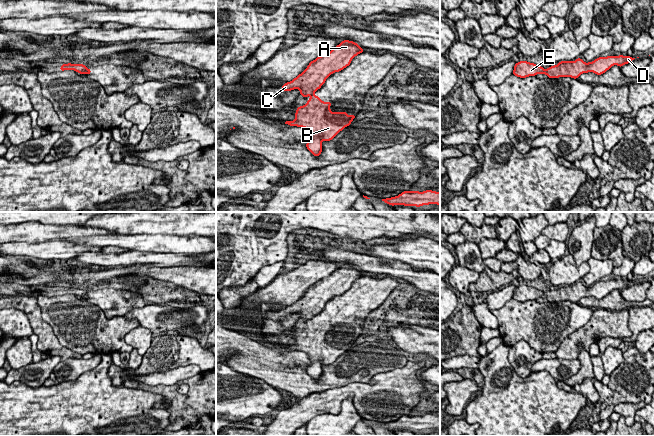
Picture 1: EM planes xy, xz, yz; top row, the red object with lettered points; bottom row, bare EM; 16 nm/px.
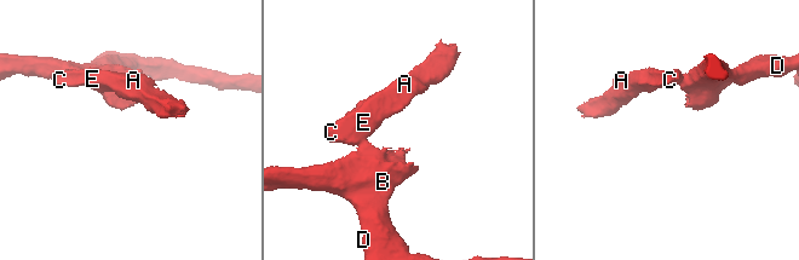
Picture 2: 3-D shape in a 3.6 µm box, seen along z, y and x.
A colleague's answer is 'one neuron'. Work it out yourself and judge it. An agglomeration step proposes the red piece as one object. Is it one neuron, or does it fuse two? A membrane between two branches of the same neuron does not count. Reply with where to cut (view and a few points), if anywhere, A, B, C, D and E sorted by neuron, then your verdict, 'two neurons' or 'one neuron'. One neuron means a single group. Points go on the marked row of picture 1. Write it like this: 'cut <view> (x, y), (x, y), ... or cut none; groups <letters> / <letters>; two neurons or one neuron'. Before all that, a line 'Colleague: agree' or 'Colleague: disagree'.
Colleague: disagree
cut yz (545, 70), (546, 73); groups A C E / B D; two neurons

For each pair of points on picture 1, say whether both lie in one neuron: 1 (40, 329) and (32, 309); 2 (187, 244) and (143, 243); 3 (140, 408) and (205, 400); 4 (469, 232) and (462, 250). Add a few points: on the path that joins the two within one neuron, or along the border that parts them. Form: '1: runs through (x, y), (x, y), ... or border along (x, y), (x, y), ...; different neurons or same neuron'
1: runs through (38, 324), (34, 314); same neuron
2: runs through (176, 244), (154, 243); same neuron
3: border along (148, 391), (160, 394), (168, 405), (168, 425); different neurons
4: border along (466, 239), (477, 245); different neurons

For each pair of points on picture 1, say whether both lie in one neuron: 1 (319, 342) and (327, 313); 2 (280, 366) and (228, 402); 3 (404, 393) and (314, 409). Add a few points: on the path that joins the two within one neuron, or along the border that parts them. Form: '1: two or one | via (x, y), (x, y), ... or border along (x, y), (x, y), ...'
1: one | via (319, 335), (319, 327), (324, 320)
2: two | border along (238, 371), (258, 377), (278, 389)
3: one | via (382, 389), (348, 389), (336, 395)

